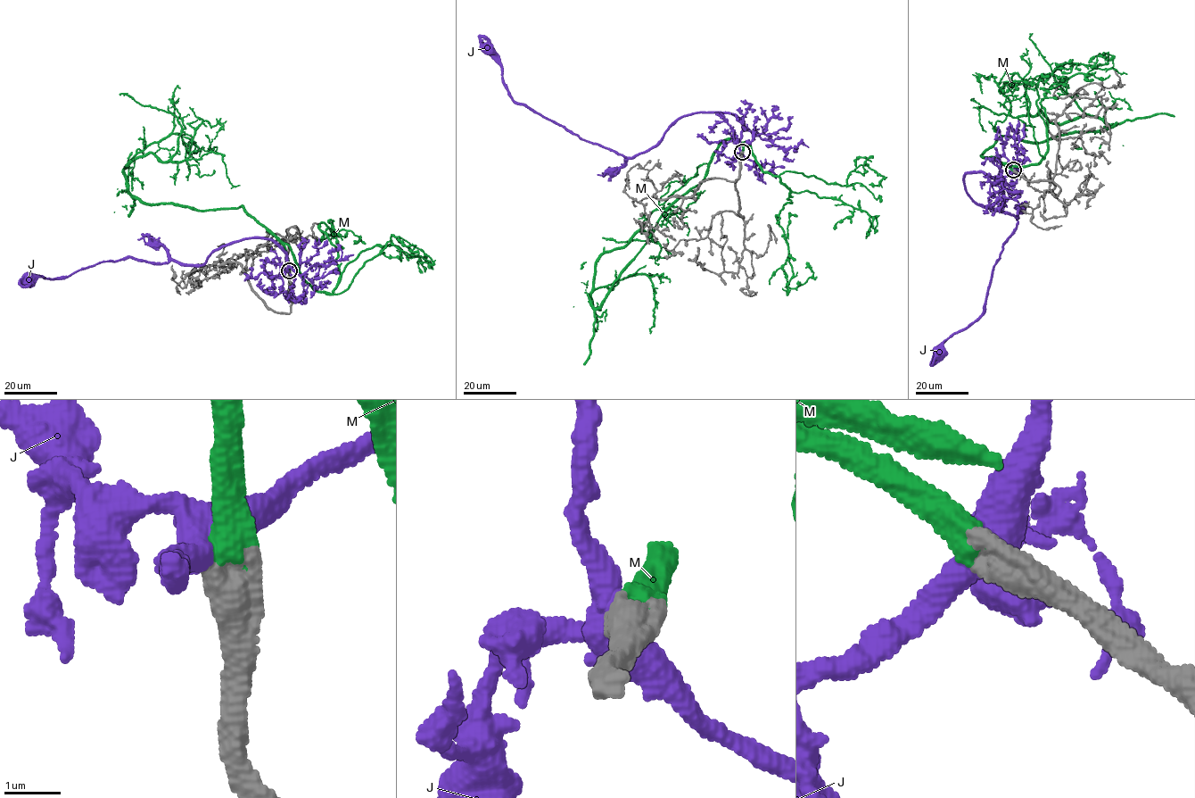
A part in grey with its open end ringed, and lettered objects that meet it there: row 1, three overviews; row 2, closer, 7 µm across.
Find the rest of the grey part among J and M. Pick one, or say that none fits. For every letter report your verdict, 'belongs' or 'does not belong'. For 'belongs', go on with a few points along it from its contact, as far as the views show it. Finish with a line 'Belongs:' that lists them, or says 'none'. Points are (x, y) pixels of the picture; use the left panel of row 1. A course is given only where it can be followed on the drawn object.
J: does not belong
M: belongs | via (289, 270), (285, 247), (243, 206), (142, 201), (124, 168), (152, 153), (180, 162), (211, 151), (239, 185)
Belongs: M

